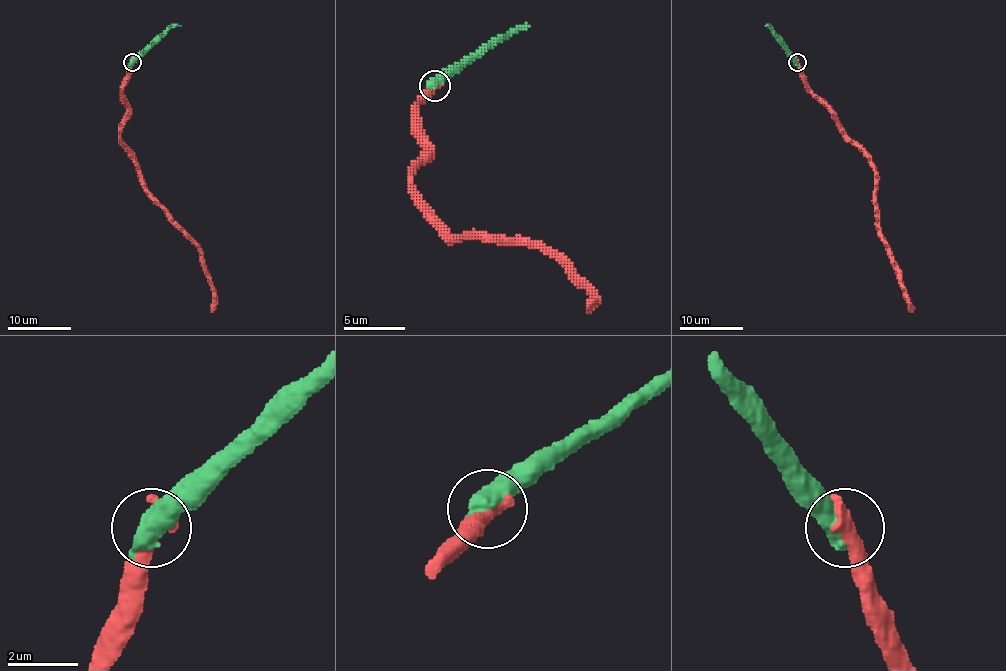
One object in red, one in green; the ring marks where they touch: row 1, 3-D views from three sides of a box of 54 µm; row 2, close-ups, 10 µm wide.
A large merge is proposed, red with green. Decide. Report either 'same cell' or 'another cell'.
same cell

